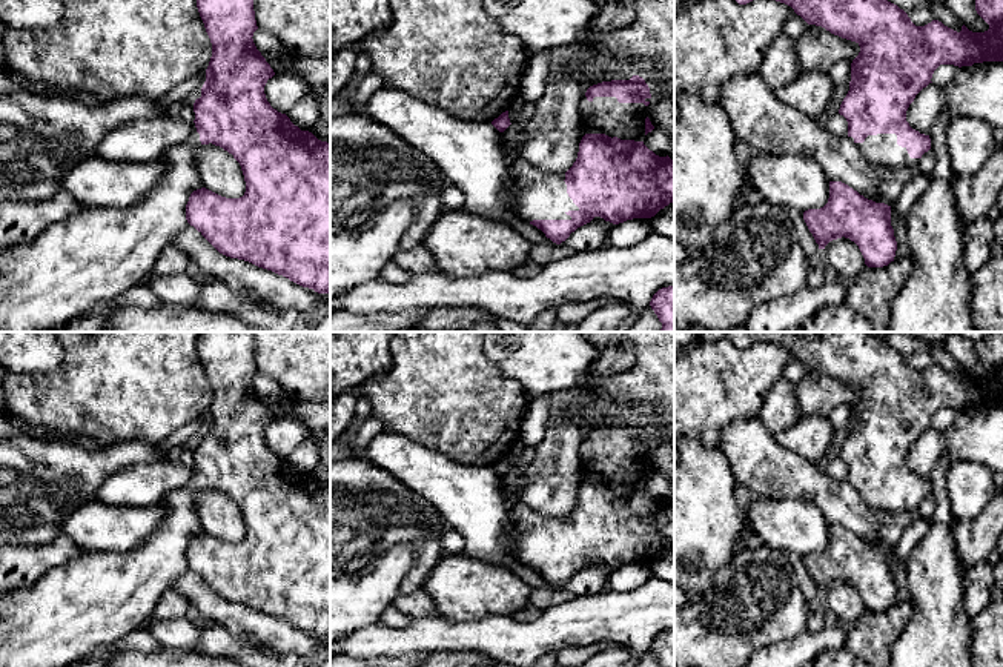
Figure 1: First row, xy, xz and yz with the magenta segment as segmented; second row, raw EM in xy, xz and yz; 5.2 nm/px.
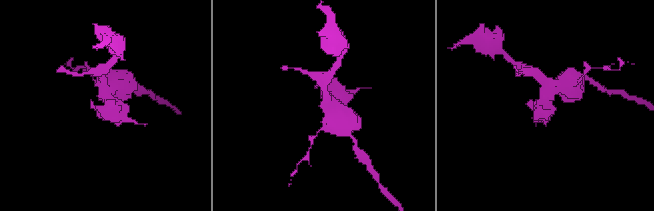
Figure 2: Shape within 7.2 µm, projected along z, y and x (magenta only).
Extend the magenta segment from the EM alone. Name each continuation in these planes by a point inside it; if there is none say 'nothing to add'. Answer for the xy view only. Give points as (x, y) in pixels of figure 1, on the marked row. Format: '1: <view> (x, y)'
1: xy (92, 257)

